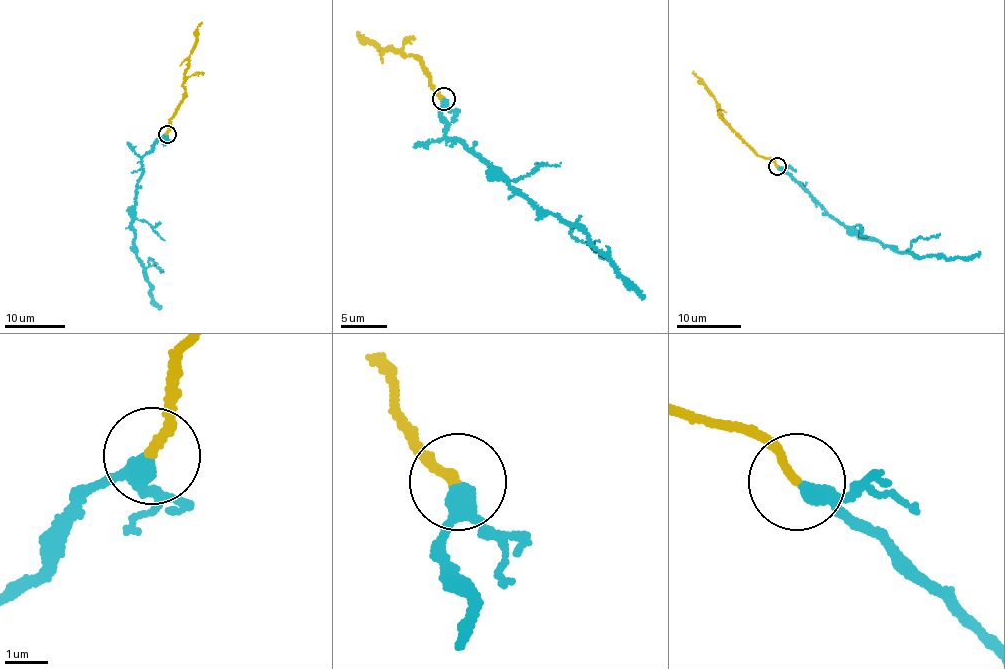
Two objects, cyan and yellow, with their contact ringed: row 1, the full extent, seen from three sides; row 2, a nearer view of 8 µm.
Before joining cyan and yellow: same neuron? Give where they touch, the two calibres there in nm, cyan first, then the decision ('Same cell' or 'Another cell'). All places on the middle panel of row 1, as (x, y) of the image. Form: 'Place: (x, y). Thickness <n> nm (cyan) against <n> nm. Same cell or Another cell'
Place: (444, 99). Thickness 320 nm (cyan) against 200 nm. Same cell

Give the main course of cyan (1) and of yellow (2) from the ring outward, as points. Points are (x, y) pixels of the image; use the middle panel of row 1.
1: (444, 100), (445, 135), (508, 181), (512, 190), (530, 203), (583, 231), (642, 299)
2: (444, 98), (431, 84), (431, 76), (417, 58), (390, 49), (382, 53), (358, 33)

